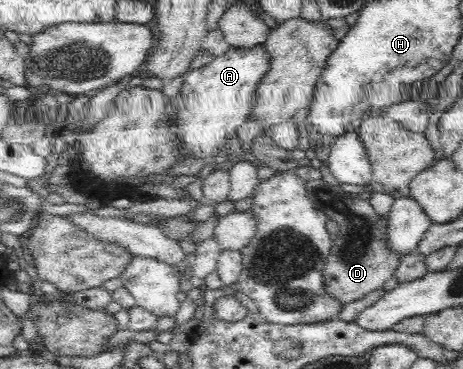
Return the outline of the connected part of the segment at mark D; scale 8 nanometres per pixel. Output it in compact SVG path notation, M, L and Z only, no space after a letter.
M322 180L306 182L306 191L314 206L338 224L338 231L332 239L331 253L322 269L329 294L344 306L362 300L391 280L405 254L389 251L387 247L388 215L379 215L367 199L351 198L339 186L329 185Z

